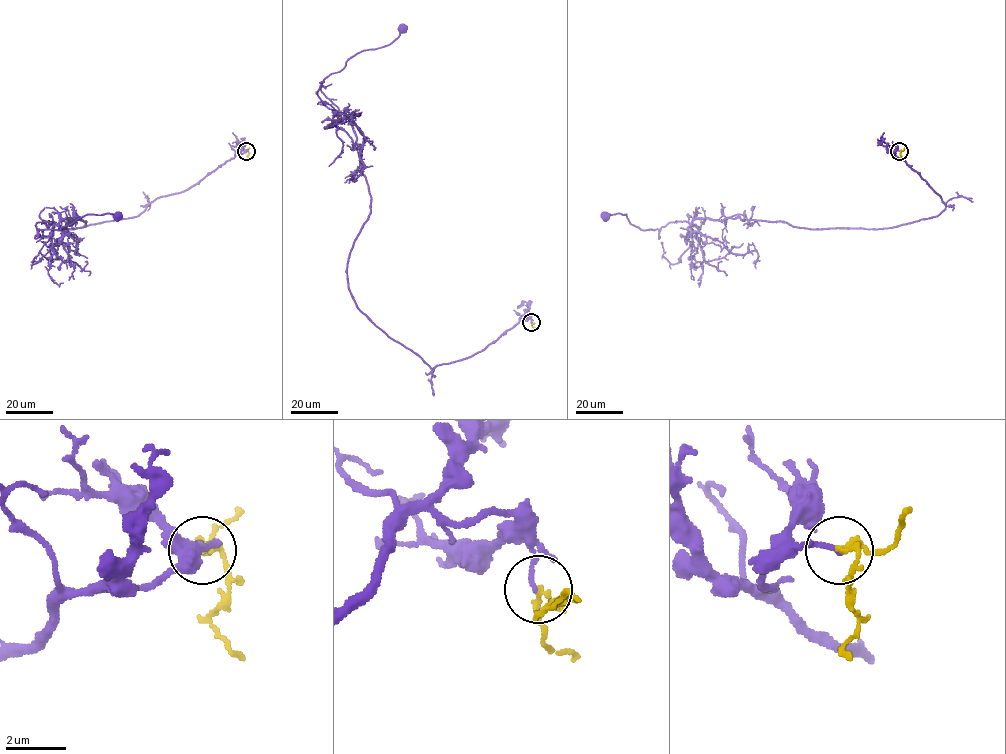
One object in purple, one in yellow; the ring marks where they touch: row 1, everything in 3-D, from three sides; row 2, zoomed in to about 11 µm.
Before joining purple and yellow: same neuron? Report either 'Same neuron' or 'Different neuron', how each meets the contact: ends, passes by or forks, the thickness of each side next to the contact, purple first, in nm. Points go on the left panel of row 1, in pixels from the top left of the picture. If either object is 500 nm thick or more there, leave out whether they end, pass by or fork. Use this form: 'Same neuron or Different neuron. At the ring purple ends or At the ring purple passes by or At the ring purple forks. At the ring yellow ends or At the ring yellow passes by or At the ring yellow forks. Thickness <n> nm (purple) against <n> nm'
Different neuron. At the ring purple ends. At the ring yellow passes by. Thickness 130 nm (purple) against 180 nm

